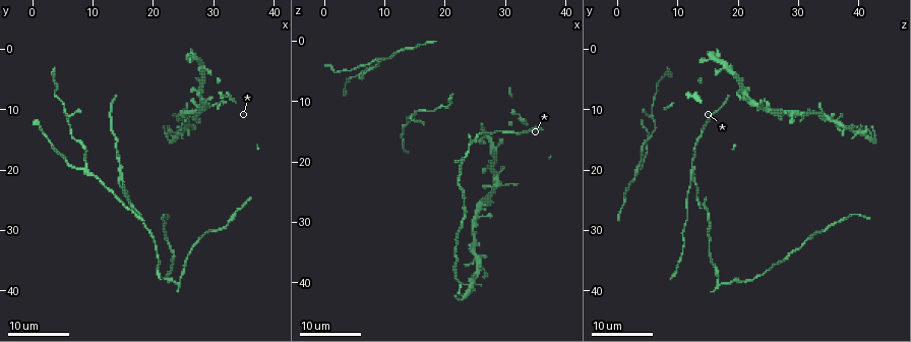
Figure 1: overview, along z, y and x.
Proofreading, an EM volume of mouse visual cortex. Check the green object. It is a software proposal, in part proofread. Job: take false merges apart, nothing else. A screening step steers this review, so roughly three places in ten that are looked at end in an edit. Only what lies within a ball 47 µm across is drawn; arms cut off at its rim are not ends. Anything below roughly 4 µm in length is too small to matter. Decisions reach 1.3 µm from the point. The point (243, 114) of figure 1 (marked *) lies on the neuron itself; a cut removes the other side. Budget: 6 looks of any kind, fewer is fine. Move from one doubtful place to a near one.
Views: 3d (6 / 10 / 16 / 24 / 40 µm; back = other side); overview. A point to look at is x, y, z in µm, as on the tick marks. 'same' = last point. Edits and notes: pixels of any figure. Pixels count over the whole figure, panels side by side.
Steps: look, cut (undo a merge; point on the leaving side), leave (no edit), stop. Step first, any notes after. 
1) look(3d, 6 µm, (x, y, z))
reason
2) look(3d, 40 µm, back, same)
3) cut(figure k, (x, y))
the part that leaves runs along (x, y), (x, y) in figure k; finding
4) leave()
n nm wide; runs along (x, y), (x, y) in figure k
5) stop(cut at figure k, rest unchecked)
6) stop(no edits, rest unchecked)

look(3d, 16 µm, (8.0, 20.0, 3.5))
branch point

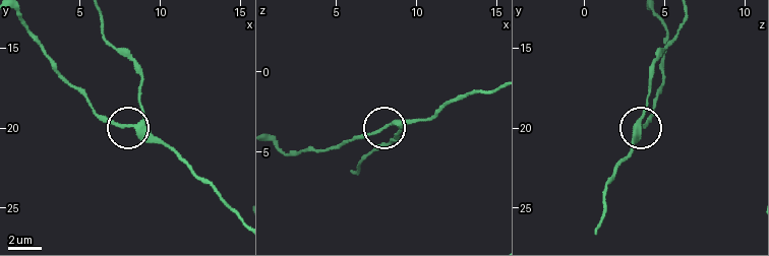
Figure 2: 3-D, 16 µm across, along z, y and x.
look(3d, 6 µm, (8.6, 20.0, 3.3))
zoom in

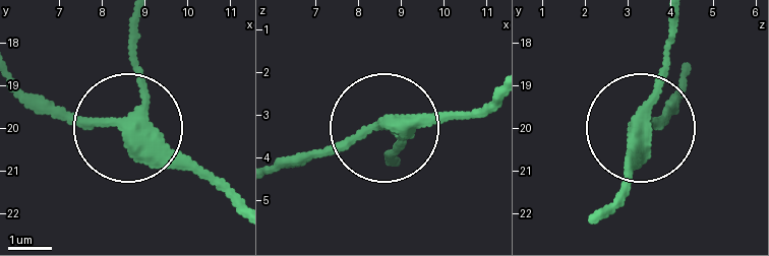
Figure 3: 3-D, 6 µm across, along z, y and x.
look(3d, 6 µm, back, (8.45, 19.95, 3.25))

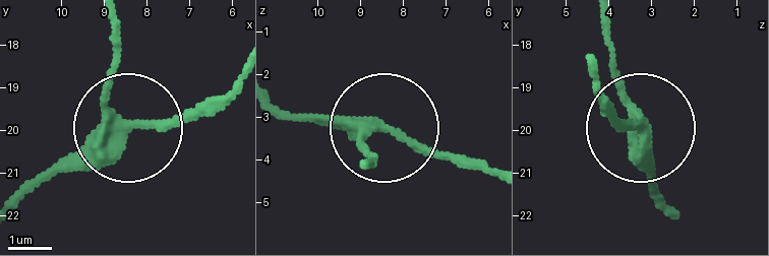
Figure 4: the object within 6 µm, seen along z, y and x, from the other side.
leave()
all the same neuron

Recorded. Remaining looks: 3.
look(3d, 24 µm, (27.5, 7.5, 21.0))
looks like a crossing

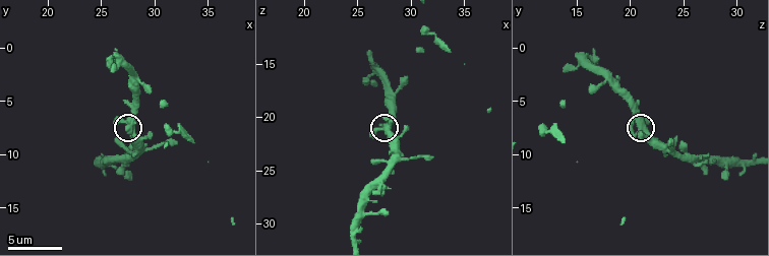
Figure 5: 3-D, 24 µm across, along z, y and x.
look(3d, 6 µm, (27.6, 7.2, 21.0))
zoom in

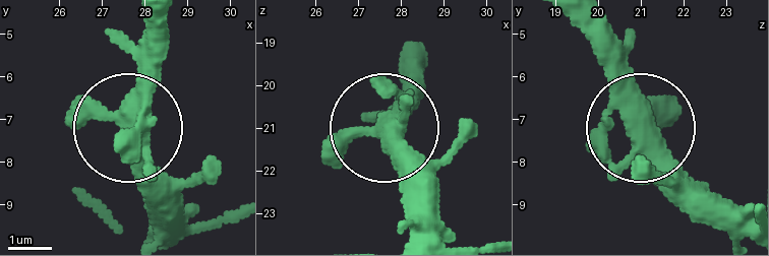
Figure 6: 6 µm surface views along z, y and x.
leave()
side arm 30 µm; continuous, no second neuron

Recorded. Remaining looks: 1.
stop(no edits, rest unchecked)

